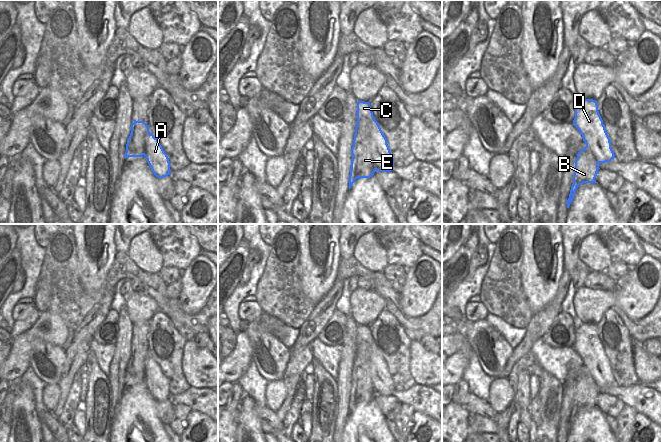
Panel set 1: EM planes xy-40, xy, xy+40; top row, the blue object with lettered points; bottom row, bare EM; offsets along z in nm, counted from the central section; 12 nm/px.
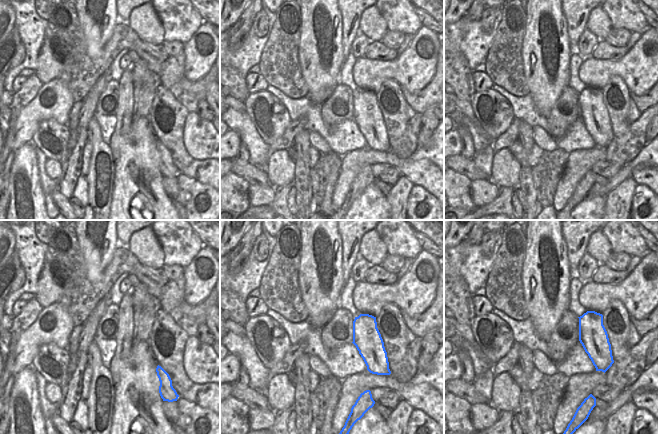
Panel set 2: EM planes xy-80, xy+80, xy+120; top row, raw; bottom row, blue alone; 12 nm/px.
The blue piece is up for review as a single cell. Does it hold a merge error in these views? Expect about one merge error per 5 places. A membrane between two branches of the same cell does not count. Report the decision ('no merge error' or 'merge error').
merge error

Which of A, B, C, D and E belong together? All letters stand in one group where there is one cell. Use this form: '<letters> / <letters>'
A C D / B E

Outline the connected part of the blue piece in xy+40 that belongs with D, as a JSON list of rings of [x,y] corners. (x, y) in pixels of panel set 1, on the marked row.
[[[580,99],[575,105],[573,124],[579,130],[583,141],[595,155],[598,163],[610,162],[615,158],[610,138],[598,111],[597,101]]]

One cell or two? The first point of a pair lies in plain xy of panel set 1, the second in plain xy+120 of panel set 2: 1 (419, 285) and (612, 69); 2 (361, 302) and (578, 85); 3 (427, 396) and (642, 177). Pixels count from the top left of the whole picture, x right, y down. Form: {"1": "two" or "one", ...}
{"1": "one", "2": "two", "3": "one"}

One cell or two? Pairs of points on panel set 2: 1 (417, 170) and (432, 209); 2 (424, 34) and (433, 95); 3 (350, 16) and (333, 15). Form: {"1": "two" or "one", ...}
{"1": "two", "2": "two", "3": "two"}

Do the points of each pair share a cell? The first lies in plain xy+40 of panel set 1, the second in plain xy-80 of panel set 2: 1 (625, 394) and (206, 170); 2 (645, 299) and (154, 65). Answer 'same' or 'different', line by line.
1: same
2: different

